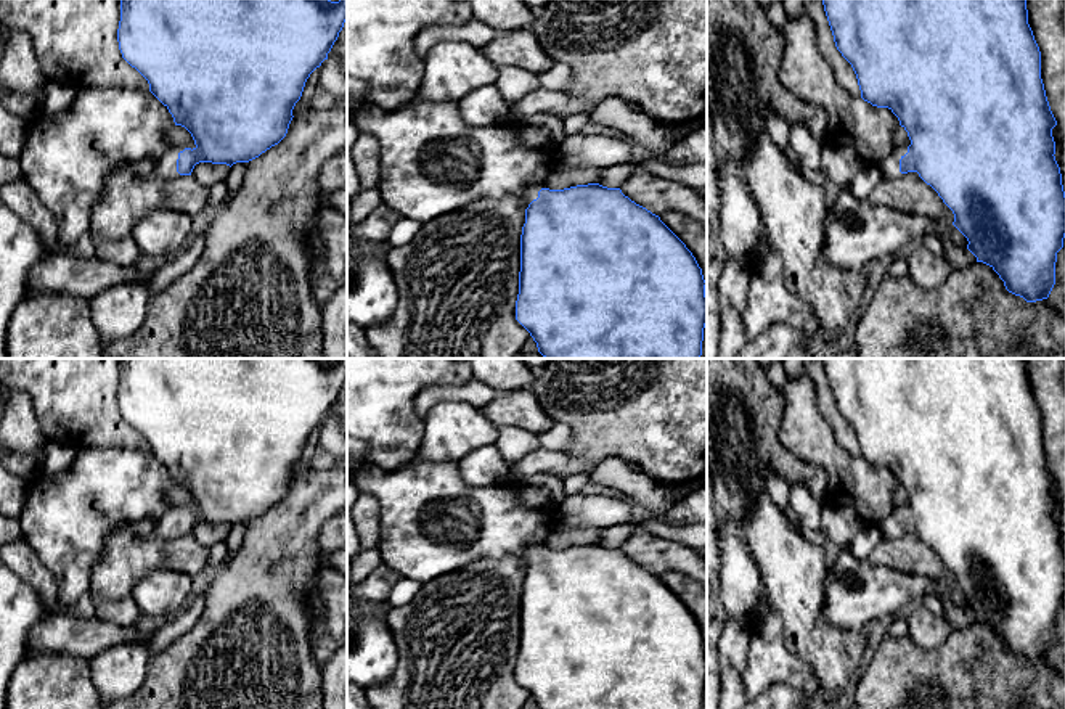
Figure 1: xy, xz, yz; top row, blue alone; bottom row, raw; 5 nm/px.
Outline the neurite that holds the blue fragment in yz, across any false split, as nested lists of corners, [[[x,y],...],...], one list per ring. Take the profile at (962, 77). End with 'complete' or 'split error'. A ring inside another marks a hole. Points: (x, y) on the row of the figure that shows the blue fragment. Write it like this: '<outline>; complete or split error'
[[[822,0],[822,5],[835,47],[856,74],[861,98],[872,106],[888,108],[911,140],[909,146],[896,146],[877,162],[882,180],[895,180],[903,174],[917,172],[953,211],[953,225],[967,238],[967,249],[977,257],[977,262],[990,265],[1004,281],[1006,289],[1026,302],[1047,299],[1055,285],[1057,252],[1063,248],[1065,238],[1065,191],[1054,156],[1052,129],[1057,121],[1041,79],[1041,51],[1028,24],[1026,0]]]; split error

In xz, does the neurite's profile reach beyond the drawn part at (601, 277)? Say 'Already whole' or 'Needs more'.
Needs more

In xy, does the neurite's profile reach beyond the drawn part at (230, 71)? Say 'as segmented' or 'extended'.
extended

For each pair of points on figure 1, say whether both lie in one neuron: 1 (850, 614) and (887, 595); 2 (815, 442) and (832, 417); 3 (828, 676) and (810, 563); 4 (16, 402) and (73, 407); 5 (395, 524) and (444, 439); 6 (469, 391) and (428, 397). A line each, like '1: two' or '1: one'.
1: one
2: two
3: one
4: two
5: two
6: one

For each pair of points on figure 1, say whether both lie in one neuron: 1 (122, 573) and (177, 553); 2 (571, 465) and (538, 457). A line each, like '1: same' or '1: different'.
1: same
2: same

